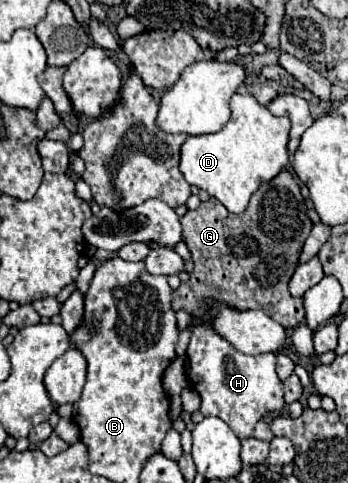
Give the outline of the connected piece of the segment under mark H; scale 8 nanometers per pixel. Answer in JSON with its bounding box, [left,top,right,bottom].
[187,324,283,440]

